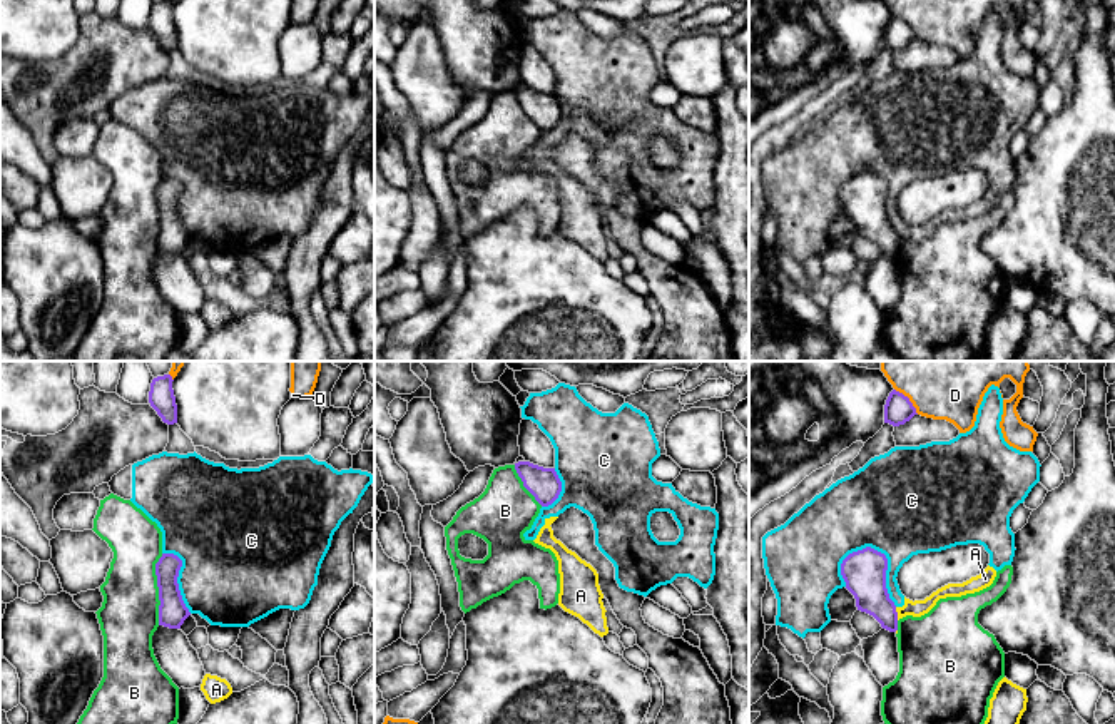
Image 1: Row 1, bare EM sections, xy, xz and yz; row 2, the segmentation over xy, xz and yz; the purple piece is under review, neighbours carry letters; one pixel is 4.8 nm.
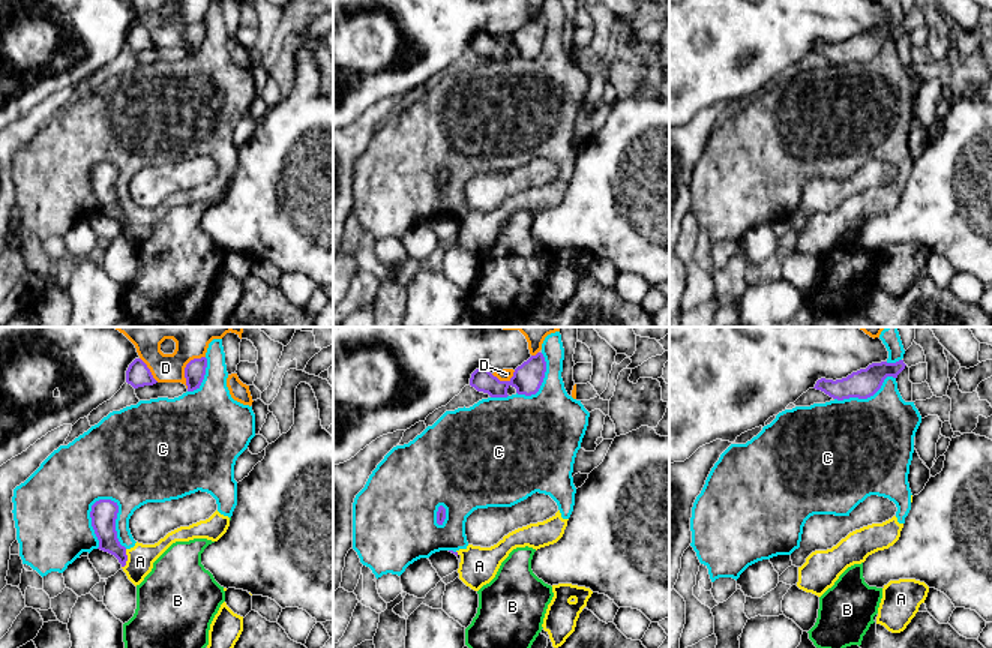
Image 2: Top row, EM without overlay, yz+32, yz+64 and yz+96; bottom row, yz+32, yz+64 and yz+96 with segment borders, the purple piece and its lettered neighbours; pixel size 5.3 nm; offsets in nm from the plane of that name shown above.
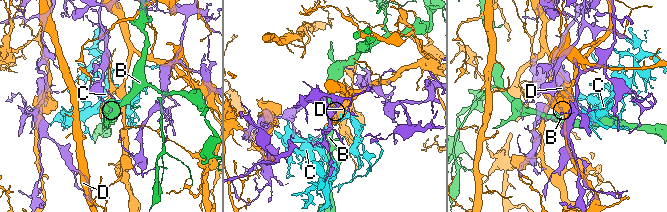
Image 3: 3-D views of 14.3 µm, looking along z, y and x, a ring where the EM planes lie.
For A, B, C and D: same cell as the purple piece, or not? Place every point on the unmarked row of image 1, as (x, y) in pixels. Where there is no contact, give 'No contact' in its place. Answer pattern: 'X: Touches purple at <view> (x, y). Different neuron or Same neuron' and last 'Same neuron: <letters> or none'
A: Touches purple at yz (896, 239). Different neuron
B: Touches purple at xy (159, 214). Different neuron
C: Touches purple at yz (886, 184). Different neuron
D: Touches purple at yz (908, 25). Different neuron
Same neuron: none

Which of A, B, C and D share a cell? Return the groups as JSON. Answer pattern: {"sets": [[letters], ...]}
{"sets": [["A", "C"], ["B"], ["D"]]}

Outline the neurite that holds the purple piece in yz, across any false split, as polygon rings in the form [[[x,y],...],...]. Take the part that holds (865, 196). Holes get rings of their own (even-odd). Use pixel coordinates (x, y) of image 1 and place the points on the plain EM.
[[[871,172],[849,179],[841,189],[841,201],[858,236],[873,241],[883,254],[896,257],[898,237],[886,214],[886,196],[886,181]]]

